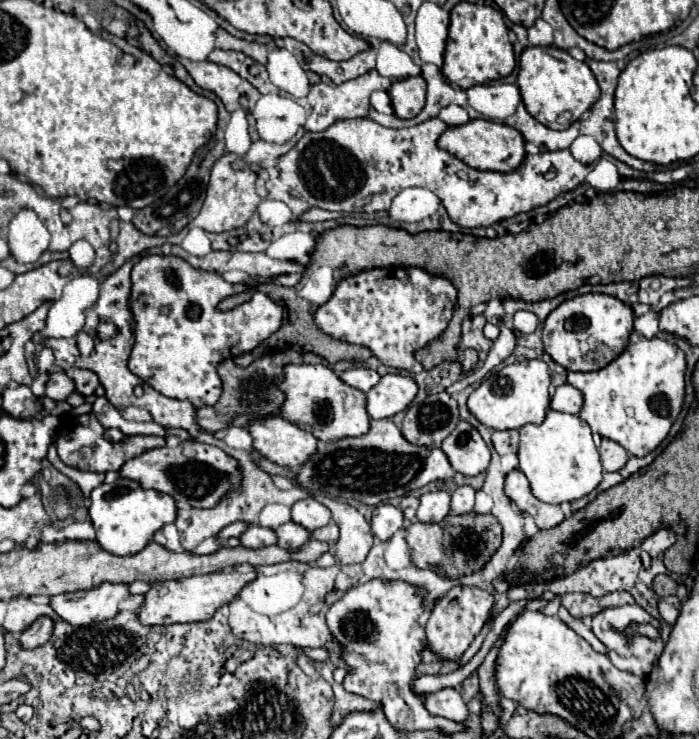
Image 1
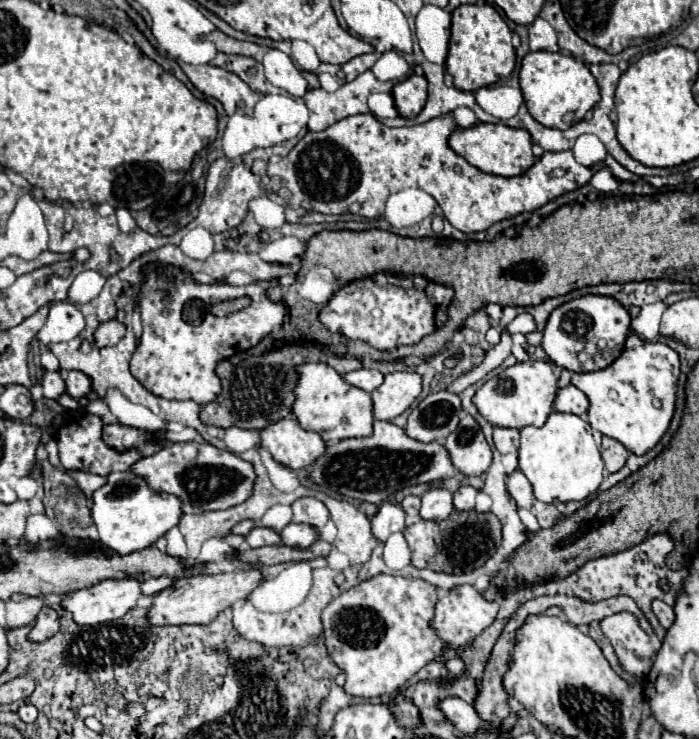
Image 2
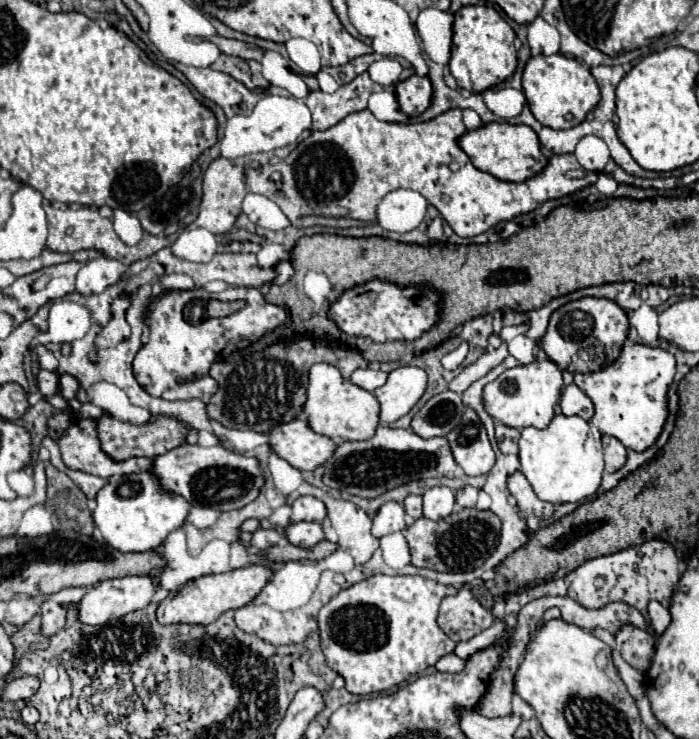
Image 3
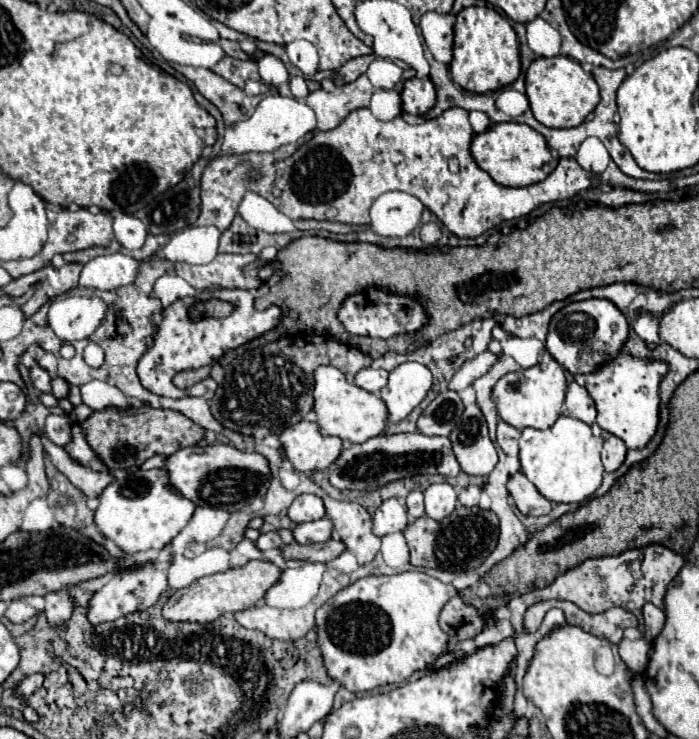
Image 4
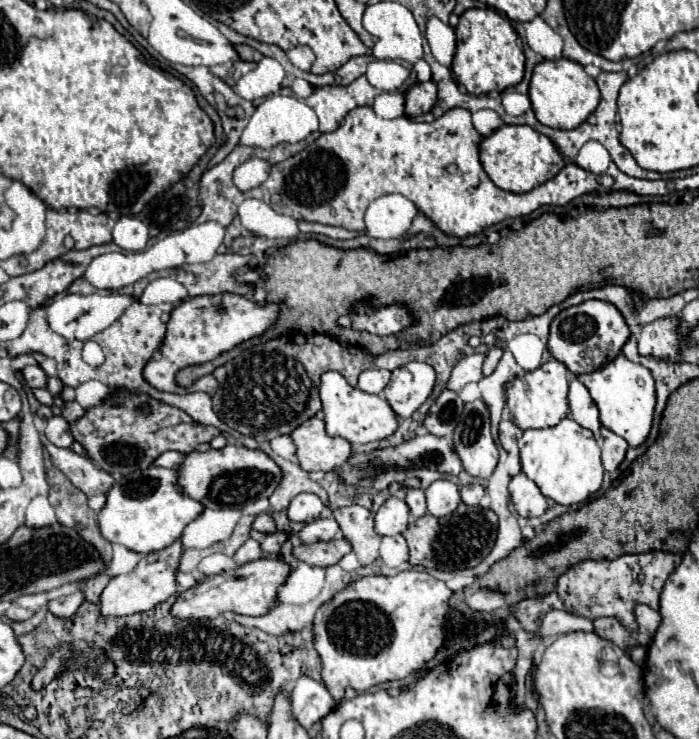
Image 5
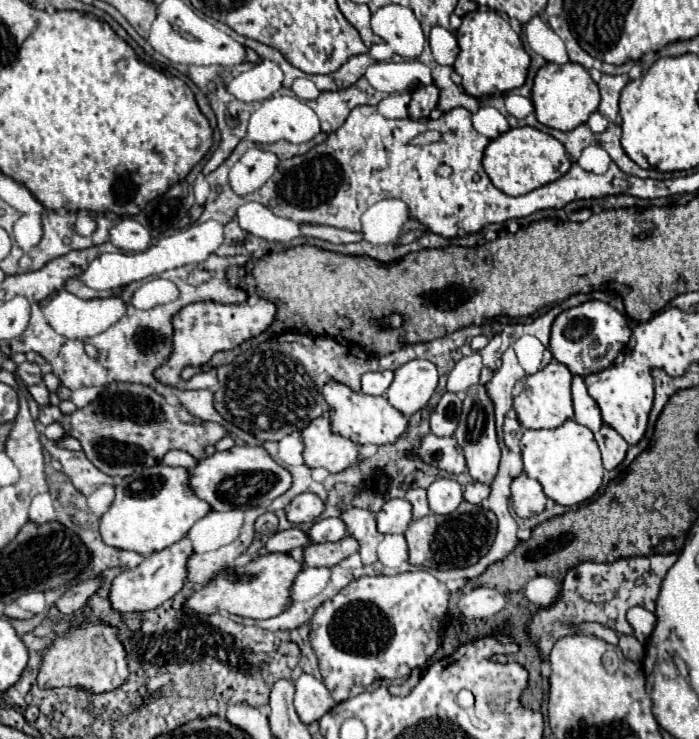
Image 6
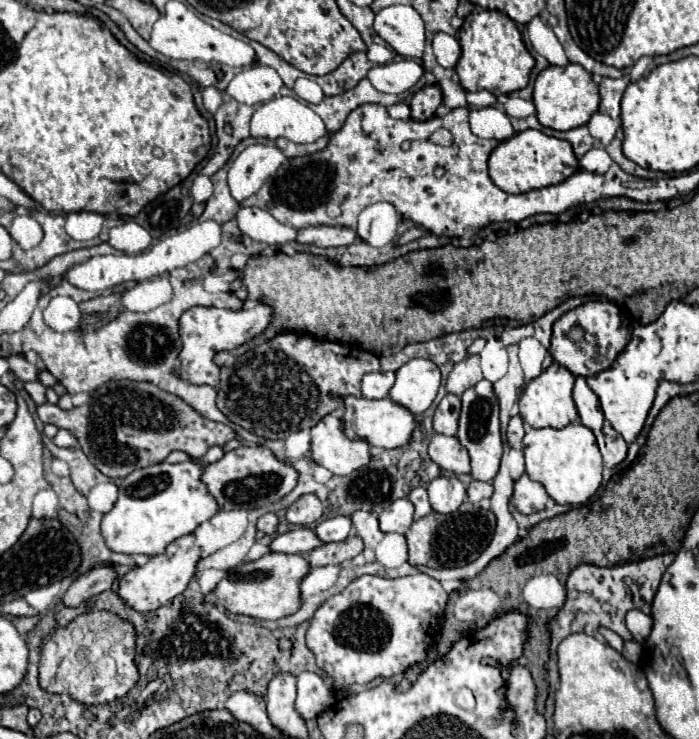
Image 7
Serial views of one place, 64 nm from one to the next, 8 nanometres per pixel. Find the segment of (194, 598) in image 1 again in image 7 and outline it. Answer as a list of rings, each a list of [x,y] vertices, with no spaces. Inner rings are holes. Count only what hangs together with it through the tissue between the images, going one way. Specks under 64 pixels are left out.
[[[270,552],[256,562],[246,562],[234,572],[228,572],[214,592],[206,594],[206,600],[234,614],[246,614],[260,620],[278,620],[300,610],[300,584],[308,572],[310,564],[300,554]]]

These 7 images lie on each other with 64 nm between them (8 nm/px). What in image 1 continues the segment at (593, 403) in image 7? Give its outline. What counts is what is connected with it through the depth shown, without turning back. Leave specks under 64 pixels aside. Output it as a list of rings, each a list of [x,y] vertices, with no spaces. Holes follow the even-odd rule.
[[[564,384],[564,386],[558,386],[552,394],[552,400],[550,400],[550,408],[552,410],[558,410],[558,412],[568,412],[568,414],[578,414],[580,408],[584,404],[584,396],[580,390],[572,388],[570,384]]]

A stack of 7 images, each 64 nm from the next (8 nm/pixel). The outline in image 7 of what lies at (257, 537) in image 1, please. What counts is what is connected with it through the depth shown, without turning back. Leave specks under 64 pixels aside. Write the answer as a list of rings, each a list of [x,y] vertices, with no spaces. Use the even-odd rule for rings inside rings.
[[[296,528],[290,530],[282,536],[276,536],[274,542],[270,544],[270,548],[274,552],[284,552],[284,554],[308,554],[316,548],[320,548],[324,542],[316,536],[316,532],[312,528]]]

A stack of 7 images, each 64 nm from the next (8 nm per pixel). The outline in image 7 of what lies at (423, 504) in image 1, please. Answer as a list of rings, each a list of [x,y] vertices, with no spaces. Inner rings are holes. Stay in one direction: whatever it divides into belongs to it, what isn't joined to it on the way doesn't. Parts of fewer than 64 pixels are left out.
[[[440,476],[430,482],[428,496],[434,512],[450,514],[466,500],[466,486],[456,476]]]

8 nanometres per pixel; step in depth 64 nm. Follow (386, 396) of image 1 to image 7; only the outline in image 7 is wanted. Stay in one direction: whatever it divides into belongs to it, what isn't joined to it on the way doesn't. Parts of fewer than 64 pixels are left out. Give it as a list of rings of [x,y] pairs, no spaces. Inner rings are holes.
[[[414,358],[396,372],[390,398],[414,414],[426,412],[440,388],[442,376],[438,366],[426,358]]]

